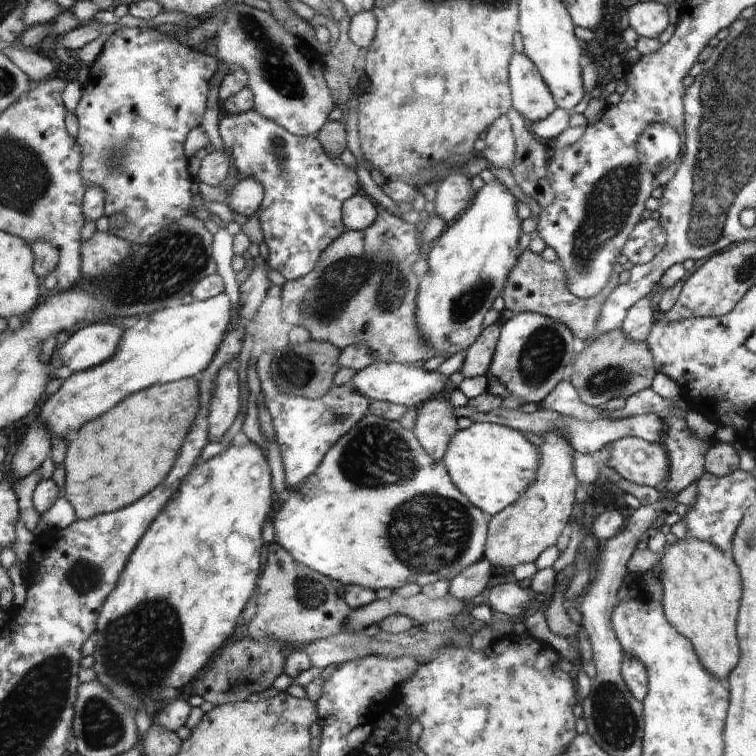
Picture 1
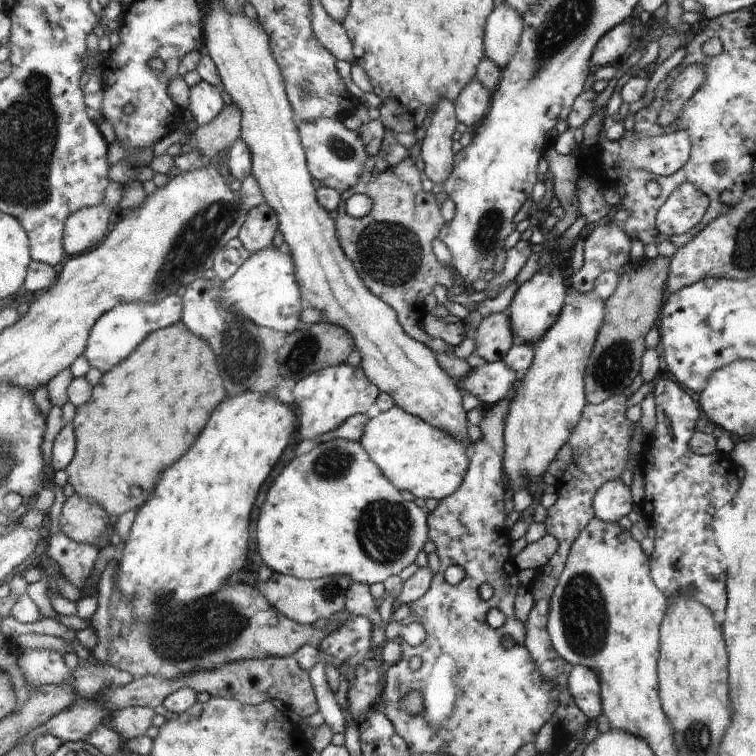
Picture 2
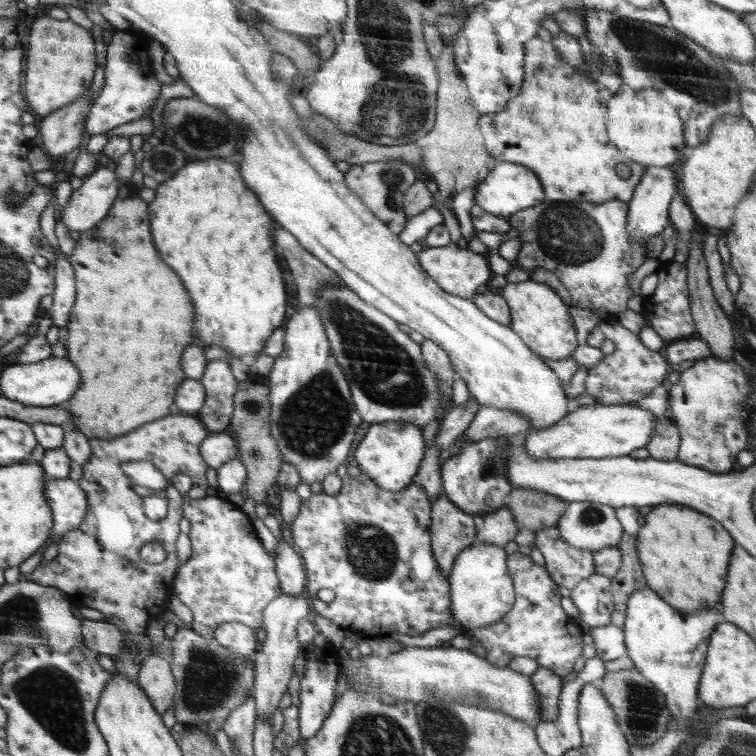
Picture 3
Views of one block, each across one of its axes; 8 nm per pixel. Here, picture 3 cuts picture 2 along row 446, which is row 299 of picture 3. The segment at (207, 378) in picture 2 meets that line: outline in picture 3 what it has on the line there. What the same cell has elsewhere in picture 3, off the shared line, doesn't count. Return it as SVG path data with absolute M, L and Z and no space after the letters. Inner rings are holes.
M130 182L125 184L102 226L93 228L96 232L104 228L108 260L106 252L79 244L70 258L76 266L80 296L72 312L67 344L70 358L78 358L76 364L84 372L84 388L76 394L80 402L78 398L70 400L71 412L82 414L74 414L73 422L63 427L81 430L91 439L112 440L173 413L178 388L187 378L180 354L194 340L194 306L182 280L158 258L152 244L149 203L140 199L140 189ZM112 280L116 286L110 284ZM100 326L108 330L90 330Z

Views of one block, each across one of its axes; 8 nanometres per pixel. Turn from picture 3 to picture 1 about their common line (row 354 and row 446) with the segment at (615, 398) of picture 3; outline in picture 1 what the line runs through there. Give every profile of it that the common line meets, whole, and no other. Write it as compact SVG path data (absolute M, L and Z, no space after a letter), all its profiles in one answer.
M622 437L610 443L612 449L609 450L607 461L608 468L612 468L618 476L622 476L628 482L640 484L642 486L652 486L656 488L660 482L666 480L669 474L669 456L662 444L648 444L644 440L636 437Z

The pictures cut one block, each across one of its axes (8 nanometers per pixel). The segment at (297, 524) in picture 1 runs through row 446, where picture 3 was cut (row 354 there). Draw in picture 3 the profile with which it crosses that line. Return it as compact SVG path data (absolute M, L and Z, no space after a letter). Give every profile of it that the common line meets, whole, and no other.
M330 285L315 292L314 308L318 308L326 333L330 340L332 353L346 379L350 382L352 395L355 397L356 408L360 416L370 424L384 423L390 420L402 420L420 427L432 422L447 408L443 396L437 387L437 376L427 367L422 356L420 344L402 332L390 315L382 312L375 305L362 300L350 287Z

